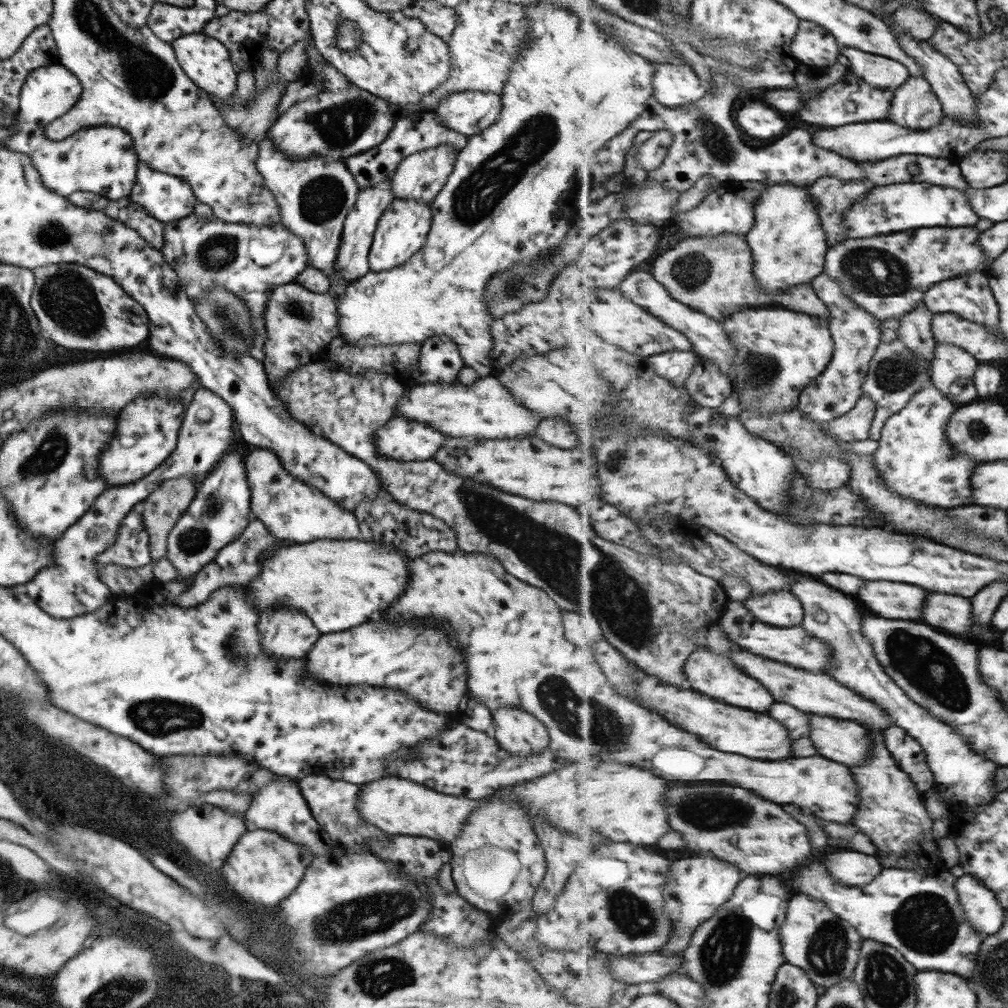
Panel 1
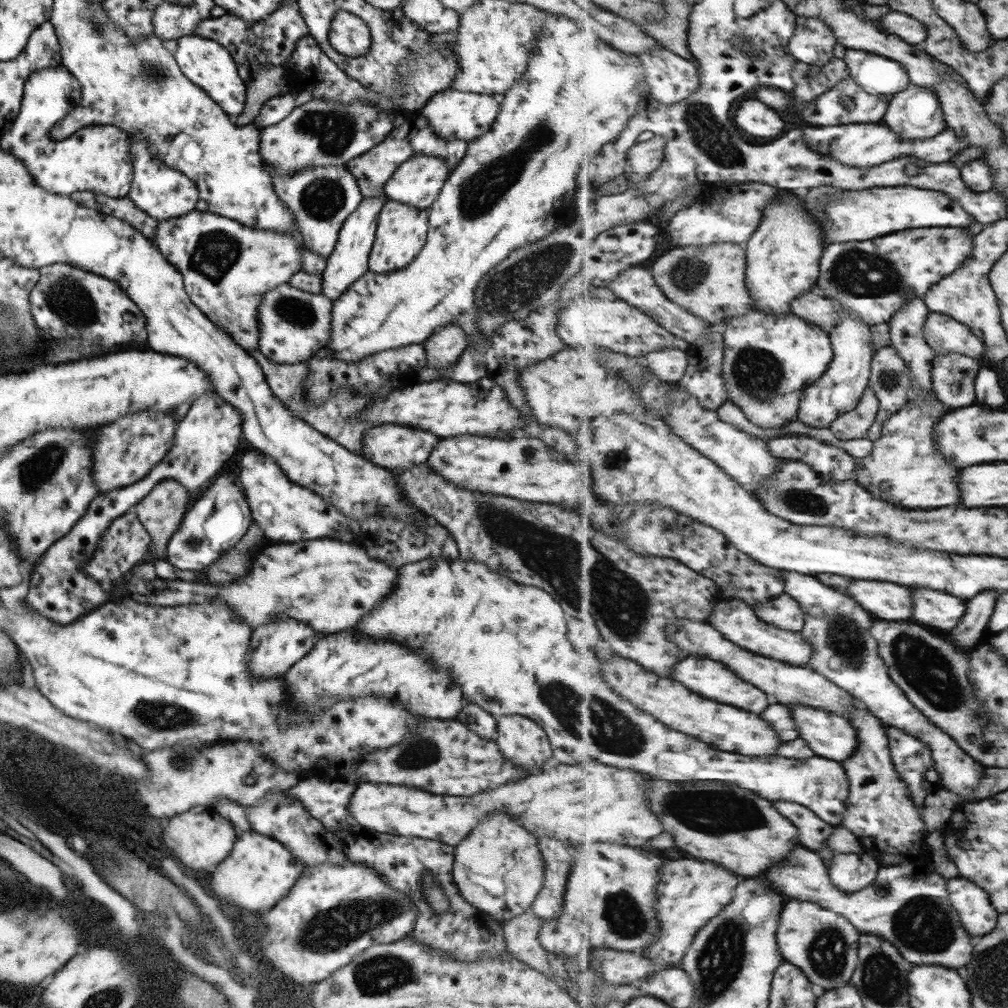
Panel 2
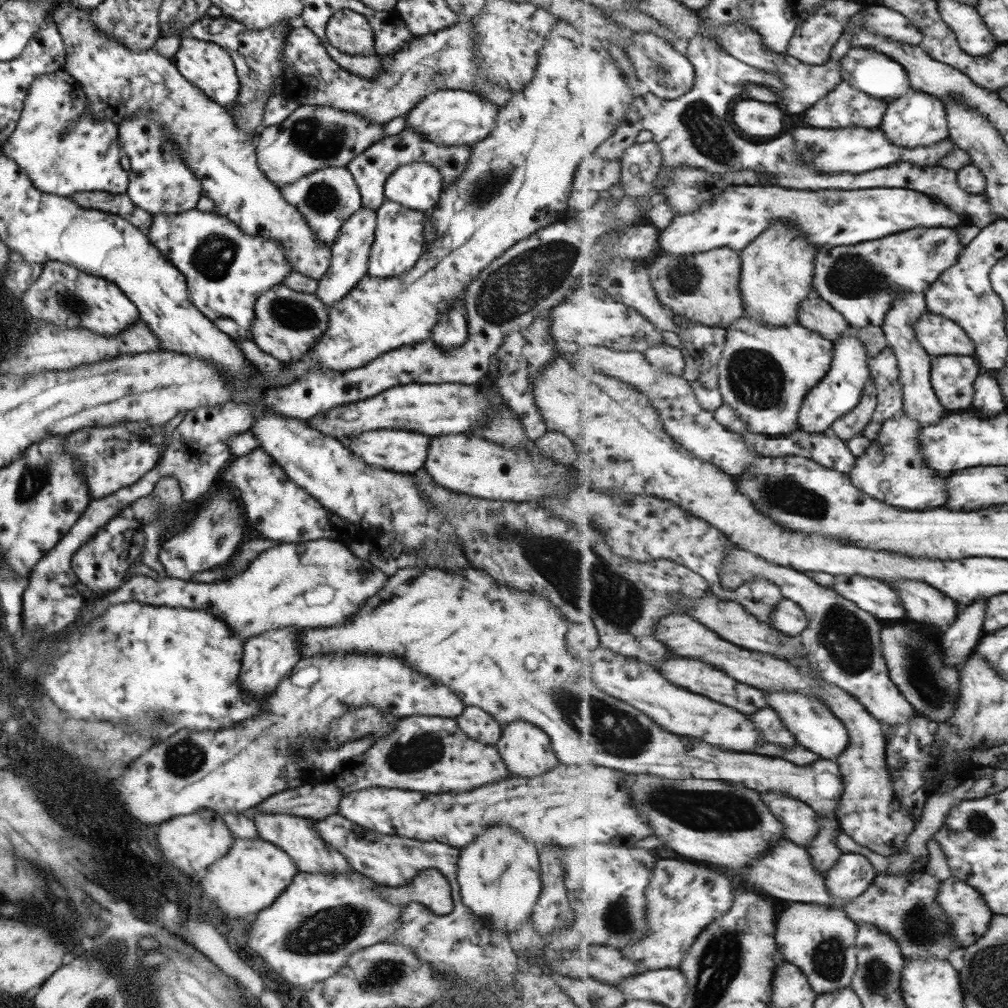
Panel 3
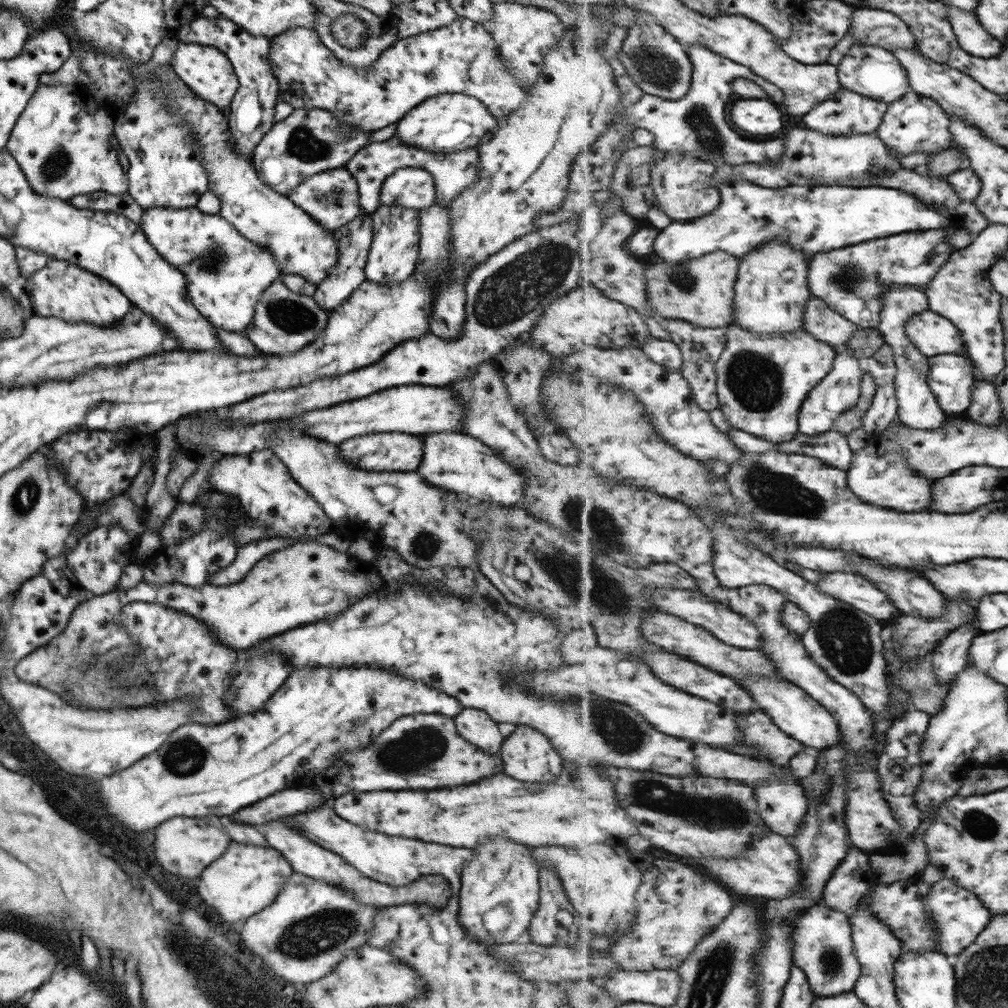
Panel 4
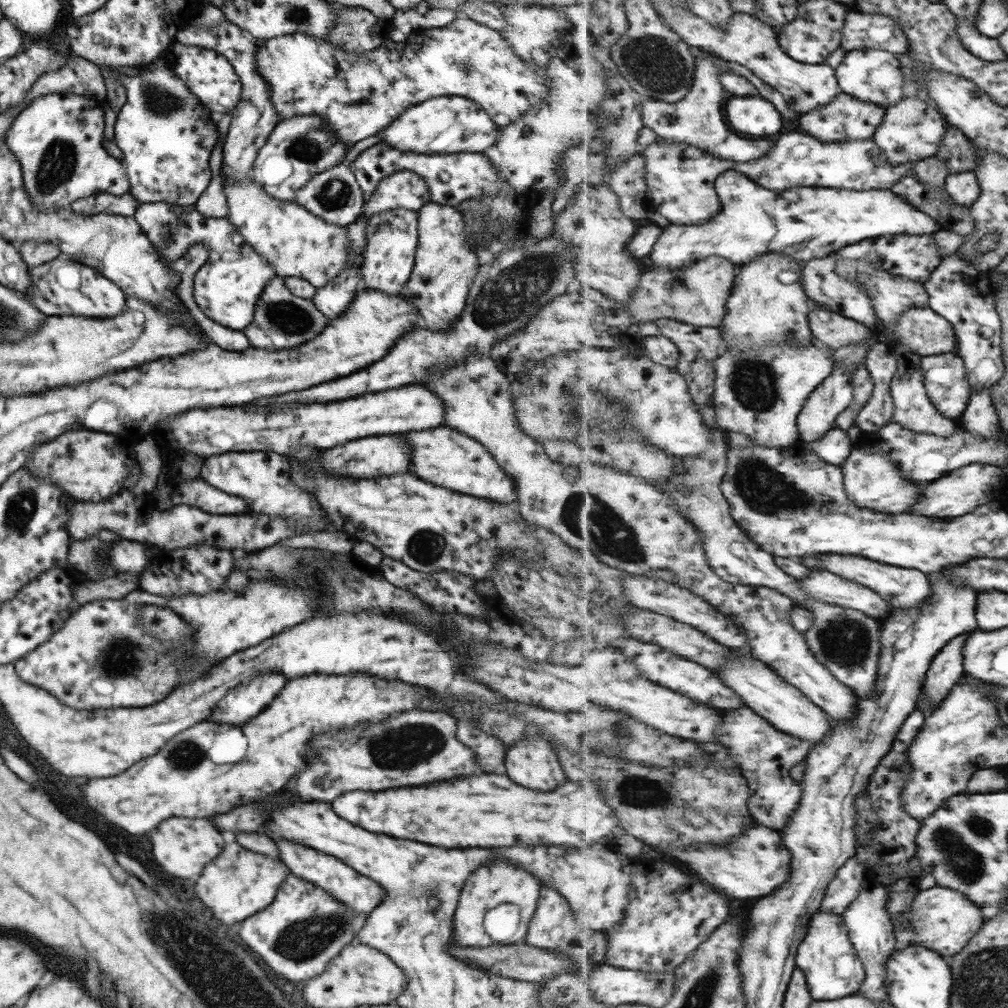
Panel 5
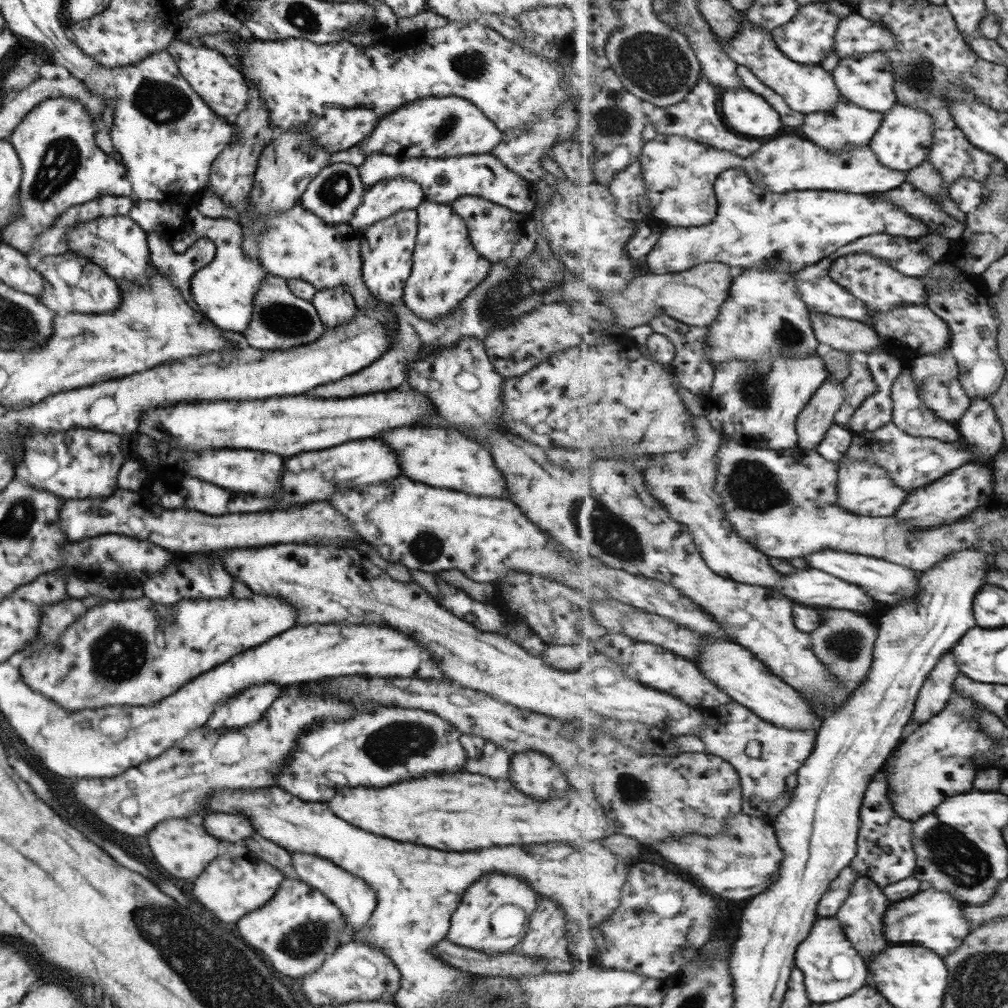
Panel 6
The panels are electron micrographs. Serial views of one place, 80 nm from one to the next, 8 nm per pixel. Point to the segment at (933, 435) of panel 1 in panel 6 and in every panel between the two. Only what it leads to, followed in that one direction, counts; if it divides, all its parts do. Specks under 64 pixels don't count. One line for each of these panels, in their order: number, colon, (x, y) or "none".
2: (905, 466)
3: (894, 470)
4: (880, 475)
5: (872, 480)
6: (863, 488)

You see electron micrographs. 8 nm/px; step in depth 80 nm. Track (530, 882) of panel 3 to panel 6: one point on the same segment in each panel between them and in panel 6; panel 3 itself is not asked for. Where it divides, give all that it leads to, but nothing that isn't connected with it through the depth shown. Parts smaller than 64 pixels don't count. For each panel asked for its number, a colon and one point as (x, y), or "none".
4: (502, 874)
5: (500, 882)
6: (469, 924)

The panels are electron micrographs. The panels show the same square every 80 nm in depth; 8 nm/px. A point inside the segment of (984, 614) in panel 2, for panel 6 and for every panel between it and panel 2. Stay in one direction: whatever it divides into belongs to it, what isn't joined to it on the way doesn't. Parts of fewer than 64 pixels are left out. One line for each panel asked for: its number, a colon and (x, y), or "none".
3: (958, 641)
4: (950, 658)
5: (947, 669)
6: (939, 688)

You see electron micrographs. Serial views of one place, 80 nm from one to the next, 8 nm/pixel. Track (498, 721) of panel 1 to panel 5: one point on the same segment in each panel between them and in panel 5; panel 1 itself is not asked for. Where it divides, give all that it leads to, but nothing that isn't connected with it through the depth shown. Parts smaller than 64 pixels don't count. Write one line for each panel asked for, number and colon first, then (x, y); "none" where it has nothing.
2: (522, 741)
3: (525, 749)
4: (527, 755)
5: (531, 761)

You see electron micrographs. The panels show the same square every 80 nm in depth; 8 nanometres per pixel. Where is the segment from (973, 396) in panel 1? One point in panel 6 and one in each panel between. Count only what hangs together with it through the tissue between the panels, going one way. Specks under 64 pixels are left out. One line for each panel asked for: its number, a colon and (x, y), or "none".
2: (954, 375)
3: (954, 377)
4: (952, 378)
5: (946, 376)
6: (938, 375)

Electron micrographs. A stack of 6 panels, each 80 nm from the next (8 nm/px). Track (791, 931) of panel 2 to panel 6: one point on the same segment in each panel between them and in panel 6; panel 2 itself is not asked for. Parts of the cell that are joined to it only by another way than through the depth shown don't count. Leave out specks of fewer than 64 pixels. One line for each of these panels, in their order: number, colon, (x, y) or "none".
3: (821, 940)
4: (825, 950)
5: (828, 957)
6: (834, 969)

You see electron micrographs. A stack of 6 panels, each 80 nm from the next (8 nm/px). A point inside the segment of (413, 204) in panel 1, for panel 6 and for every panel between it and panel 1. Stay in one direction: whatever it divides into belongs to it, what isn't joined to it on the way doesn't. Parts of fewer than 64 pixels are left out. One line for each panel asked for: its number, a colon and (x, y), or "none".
2: (400, 232)
3: (398, 242)
4: (393, 251)
5: (391, 238)
6: (386, 247)

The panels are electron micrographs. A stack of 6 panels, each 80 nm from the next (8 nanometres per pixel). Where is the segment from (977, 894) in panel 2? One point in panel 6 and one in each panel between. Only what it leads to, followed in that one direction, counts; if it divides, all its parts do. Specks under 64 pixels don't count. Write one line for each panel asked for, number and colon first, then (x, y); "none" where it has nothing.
3: (967, 909)
4: (961, 917)
5: (945, 920)
6: (935, 919)

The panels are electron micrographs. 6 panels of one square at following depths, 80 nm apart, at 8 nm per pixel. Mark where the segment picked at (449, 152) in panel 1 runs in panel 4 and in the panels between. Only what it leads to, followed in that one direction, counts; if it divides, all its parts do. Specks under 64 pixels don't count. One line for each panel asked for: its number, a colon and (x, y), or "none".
2: (416, 182)
3: (417, 185)
4: (408, 187)

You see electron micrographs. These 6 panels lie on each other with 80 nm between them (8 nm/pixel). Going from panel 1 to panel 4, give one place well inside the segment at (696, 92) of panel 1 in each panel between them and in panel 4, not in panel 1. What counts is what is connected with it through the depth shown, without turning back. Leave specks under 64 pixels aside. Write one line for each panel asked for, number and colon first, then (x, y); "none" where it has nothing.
2: (671, 78)
3: (665, 70)
4: (660, 65)

